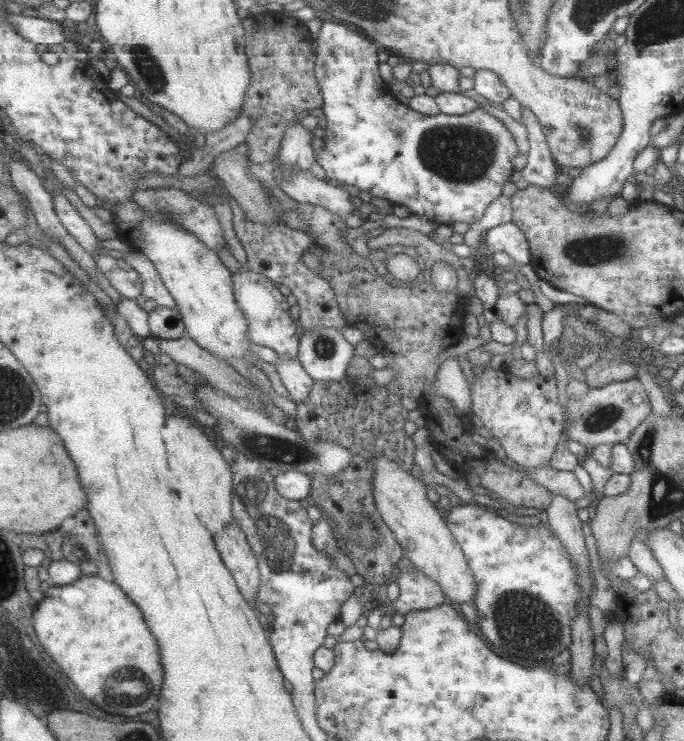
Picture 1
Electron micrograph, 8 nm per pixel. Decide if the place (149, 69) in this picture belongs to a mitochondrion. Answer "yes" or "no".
yes

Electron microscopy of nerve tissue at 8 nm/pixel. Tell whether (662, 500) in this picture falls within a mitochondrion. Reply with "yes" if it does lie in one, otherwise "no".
yes

